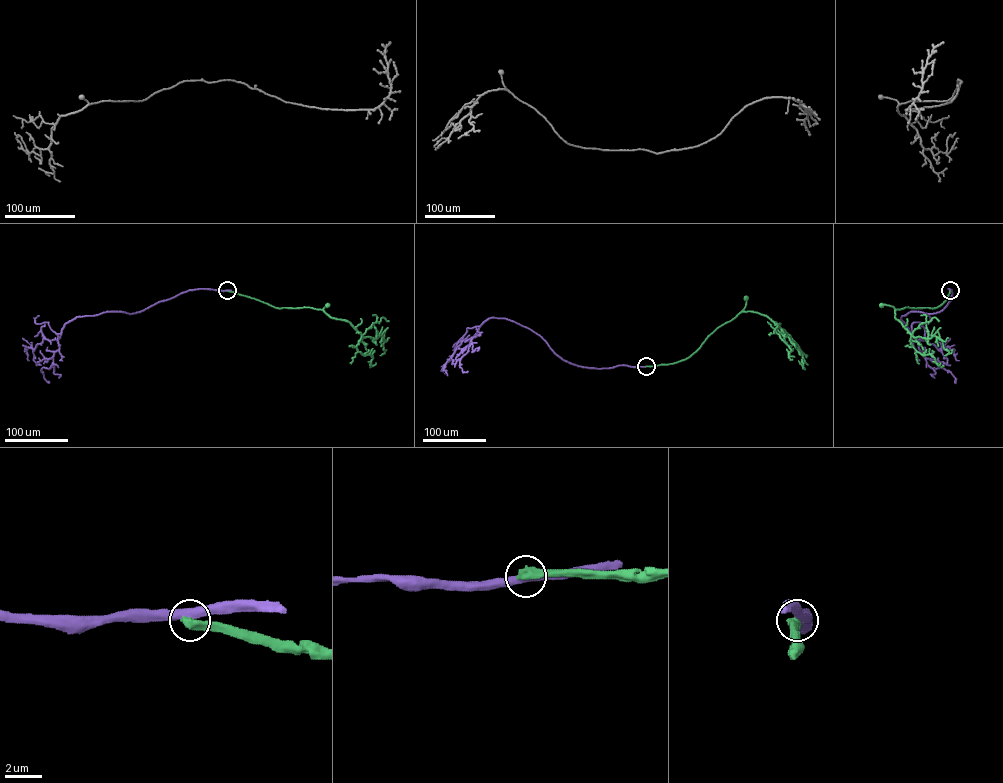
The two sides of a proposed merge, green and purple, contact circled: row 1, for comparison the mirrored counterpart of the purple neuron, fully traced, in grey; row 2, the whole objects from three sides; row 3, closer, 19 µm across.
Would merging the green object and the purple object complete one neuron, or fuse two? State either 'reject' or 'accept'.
reject

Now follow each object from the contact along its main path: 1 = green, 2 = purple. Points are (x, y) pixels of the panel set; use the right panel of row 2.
1: (950, 291), (944, 301), (934, 308), (895, 310), (882, 304)
2: (950, 290), (951, 298), (941, 311), (910, 311), (901, 320), (918, 340), (927, 364), (948, 370), (954, 381)

